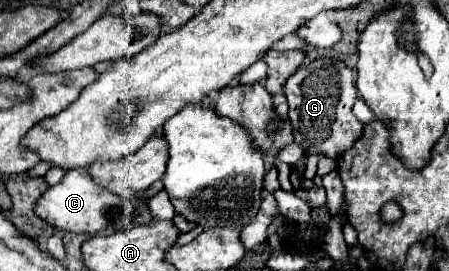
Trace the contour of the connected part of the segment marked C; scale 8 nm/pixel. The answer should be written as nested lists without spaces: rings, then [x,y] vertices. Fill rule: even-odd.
[[[73,170],[67,172],[59,184],[43,192],[33,210],[39,218],[43,218],[49,226],[57,230],[75,234],[95,234],[115,222],[139,216],[139,212],[143,212],[145,208],[147,200],[141,200],[139,196],[133,200],[121,200],[121,196],[113,196],[111,192],[105,192],[105,188],[95,184],[95,180],[85,170]]]

